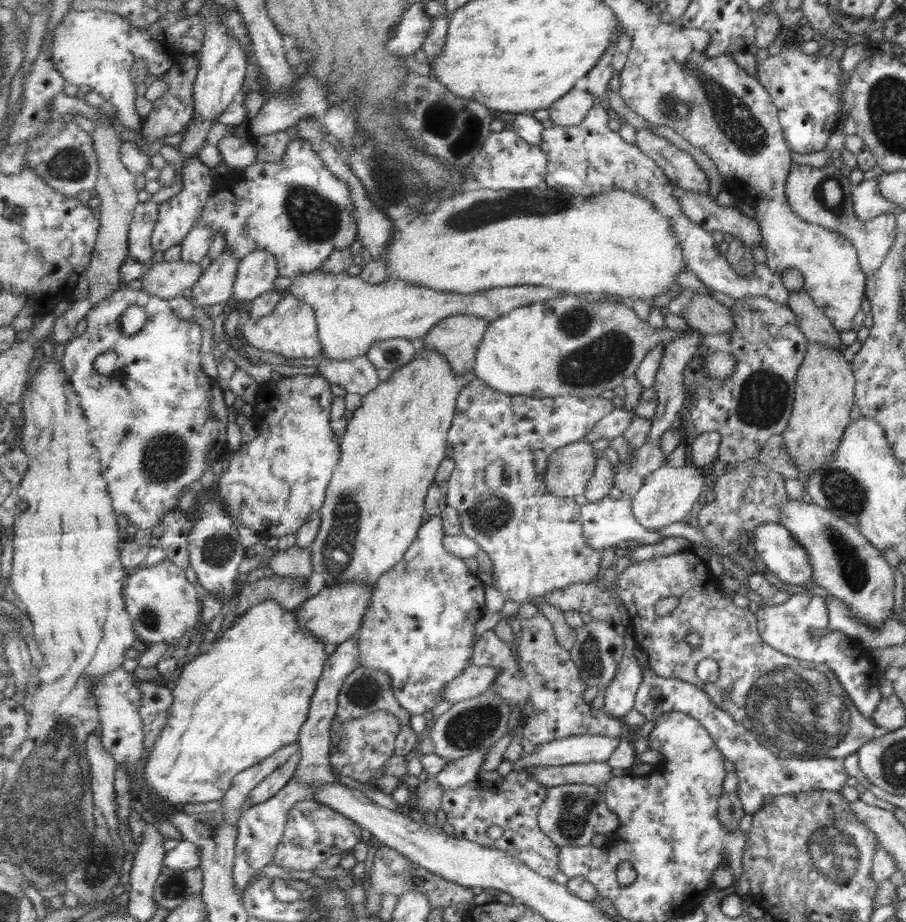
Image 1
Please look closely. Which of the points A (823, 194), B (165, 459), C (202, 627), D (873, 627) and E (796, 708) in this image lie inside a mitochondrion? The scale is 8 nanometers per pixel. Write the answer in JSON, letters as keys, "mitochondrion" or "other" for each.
{"A":"mitochondrion","B":"mitochondrion","C":"other","D":"other","E":"mitochondrion"}

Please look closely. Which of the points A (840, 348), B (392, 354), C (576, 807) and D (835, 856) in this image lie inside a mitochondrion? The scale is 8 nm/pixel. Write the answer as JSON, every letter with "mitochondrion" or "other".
{"A":"other","B":"mitochondrion","C":"mitochondrion","D":"mitochondrion"}

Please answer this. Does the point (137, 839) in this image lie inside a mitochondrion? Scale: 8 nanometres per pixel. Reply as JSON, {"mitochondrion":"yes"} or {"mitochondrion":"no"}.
{"mitochondrion":"no"}

